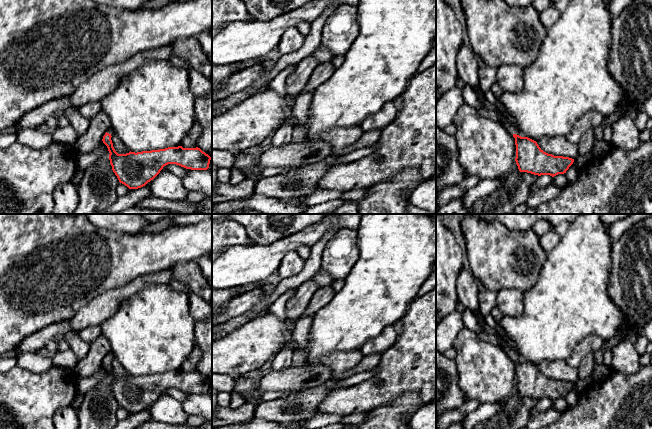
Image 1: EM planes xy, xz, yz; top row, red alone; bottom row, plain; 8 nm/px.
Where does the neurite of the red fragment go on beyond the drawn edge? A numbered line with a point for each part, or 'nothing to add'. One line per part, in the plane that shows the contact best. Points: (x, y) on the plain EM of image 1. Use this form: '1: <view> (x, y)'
1: yz (511, 353)

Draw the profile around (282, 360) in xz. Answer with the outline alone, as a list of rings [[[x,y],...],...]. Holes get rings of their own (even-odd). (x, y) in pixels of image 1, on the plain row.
[[[284,347],[279,350],[271,362],[272,371],[282,371],[291,367],[294,355],[295,350],[291,347]]]

